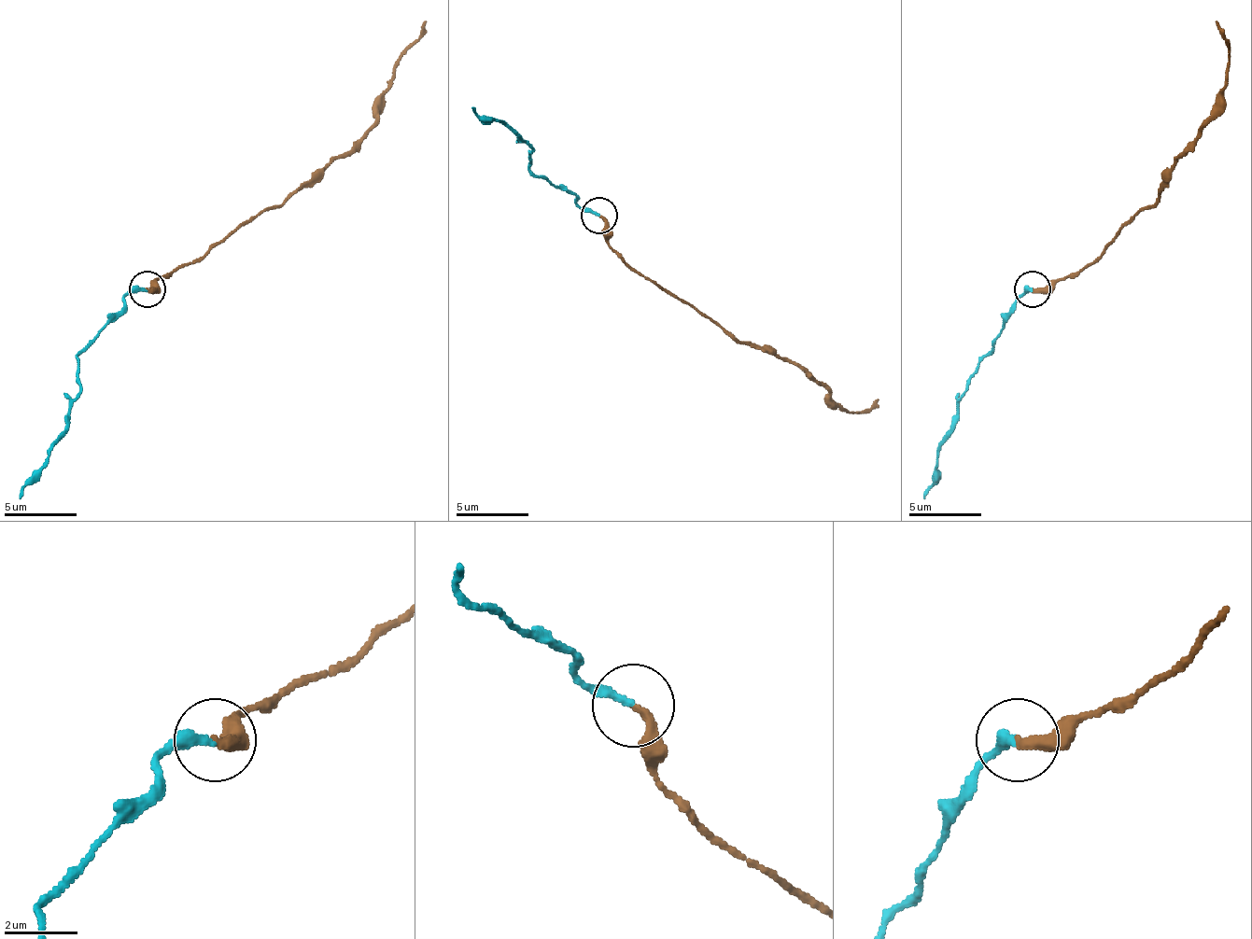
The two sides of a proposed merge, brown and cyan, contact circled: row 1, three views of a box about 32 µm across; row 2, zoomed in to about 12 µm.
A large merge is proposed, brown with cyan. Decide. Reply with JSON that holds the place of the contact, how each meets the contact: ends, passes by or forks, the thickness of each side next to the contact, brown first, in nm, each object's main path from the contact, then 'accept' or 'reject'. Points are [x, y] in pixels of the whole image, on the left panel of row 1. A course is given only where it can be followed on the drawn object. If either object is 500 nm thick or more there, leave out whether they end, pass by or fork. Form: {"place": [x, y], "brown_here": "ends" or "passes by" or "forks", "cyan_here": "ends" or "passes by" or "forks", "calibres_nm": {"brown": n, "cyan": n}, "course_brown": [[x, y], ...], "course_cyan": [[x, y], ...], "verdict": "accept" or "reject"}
{"place": [147, 289], "brown_here": "ends", "cyan_here": "ends", "calibres_nm": {"brown": 240, "cyan": 280}, "course_brown": [[147, 290], [151, 283], [177, 272], [290, 199], [342, 159], [374, 122], [400, 53], [414, 38], [425, 21]], "course_cyan": [[147, 290], [133, 290], [119, 312], [78, 356], [78, 396], [71, 403], [67, 432], [21, 498]], "verdict": "accept"}

